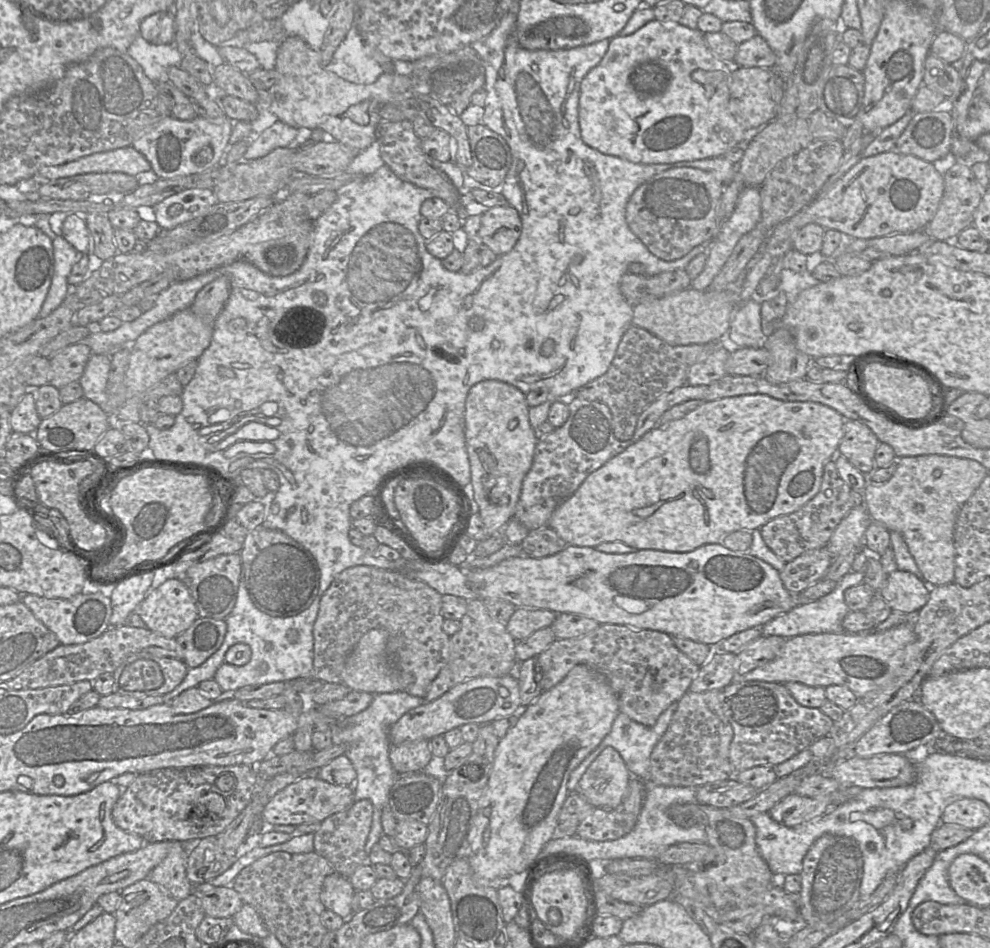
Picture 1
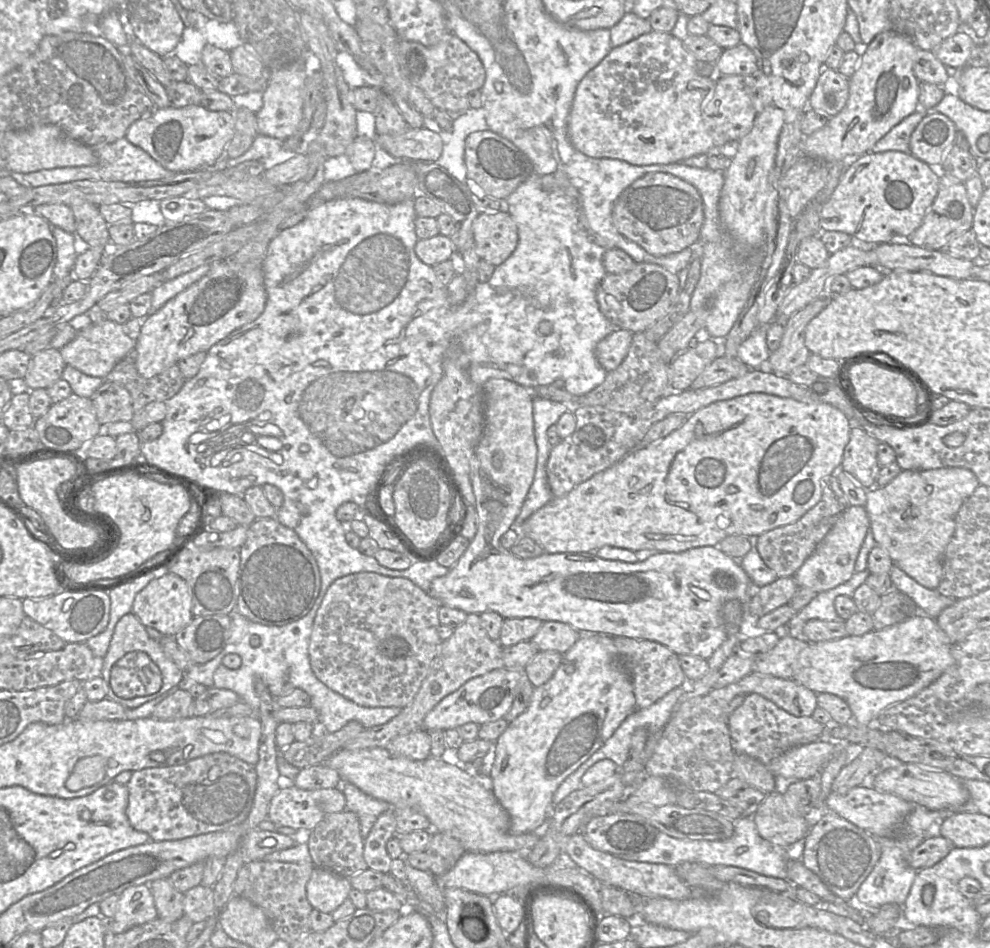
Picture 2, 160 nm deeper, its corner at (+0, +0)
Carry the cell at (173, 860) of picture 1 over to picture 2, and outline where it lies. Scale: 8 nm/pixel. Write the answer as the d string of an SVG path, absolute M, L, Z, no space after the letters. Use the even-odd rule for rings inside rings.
M168 878L150 883L158 918L173 922L184 916L184 893L173 887Z

